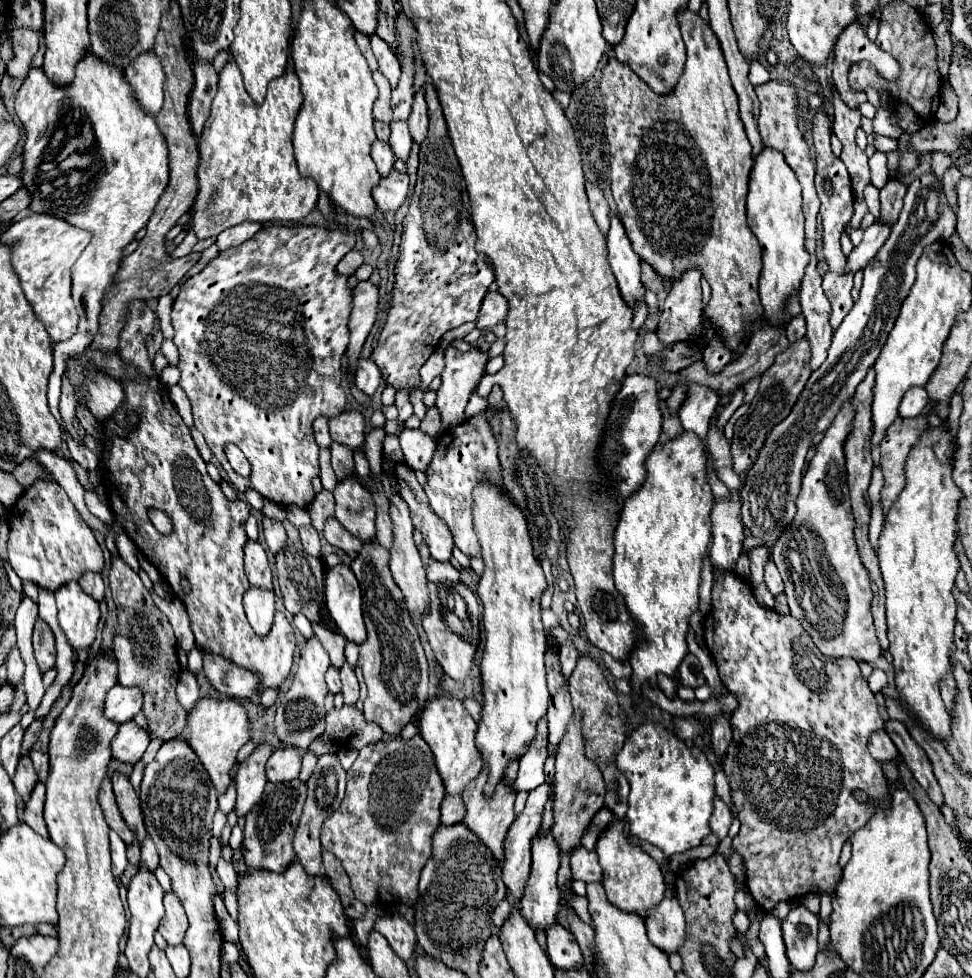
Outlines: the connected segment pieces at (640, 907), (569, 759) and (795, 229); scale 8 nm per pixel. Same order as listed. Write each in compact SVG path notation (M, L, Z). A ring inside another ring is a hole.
M613 820L613 824L609 824L599 834L595 852L597 852L599 864L603 868L603 886L605 886L607 898L613 906L645 916L649 908L653 908L655 904L661 902L663 892L667 888L661 868L647 852L643 852L639 846L633 846L629 842L629 836L625 834L625 824L621 820Z
M573 712L573 716L567 722L567 732L561 738L559 750L557 750L557 762L555 762L555 818L553 818L553 836L559 842L561 852L567 848L581 846L581 836L587 832L591 818L599 808L603 808L603 794L605 794L605 782L601 776L601 770L593 760L585 754L585 738L581 732L581 714Z
M763 146L759 156L753 160L749 174L747 192L747 224L755 238L759 240L763 252L763 270L759 278L758 293L765 302L767 322L779 322L785 316L785 302L793 290L799 290L801 276L805 274L805 264L809 254L805 252L805 228L801 210L801 186L793 170L785 162L783 154Z

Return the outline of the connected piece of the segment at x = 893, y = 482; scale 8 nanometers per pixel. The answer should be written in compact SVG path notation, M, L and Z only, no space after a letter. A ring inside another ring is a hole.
M897 418L889 430L885 432L885 438L881 440L881 470L885 476L885 484L881 490L883 500L883 512L887 512L895 500L895 496L905 486L903 478L903 464L909 456L913 444L919 440L919 434L927 428L927 418Z

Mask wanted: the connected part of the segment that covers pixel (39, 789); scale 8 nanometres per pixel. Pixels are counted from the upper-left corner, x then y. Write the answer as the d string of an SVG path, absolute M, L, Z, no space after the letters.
M37 782L37 786L35 786L27 806L25 806L23 820L35 832L39 832L41 836L47 836L47 826L45 826L45 820L43 820L43 804L45 804L45 786L43 786L43 782Z

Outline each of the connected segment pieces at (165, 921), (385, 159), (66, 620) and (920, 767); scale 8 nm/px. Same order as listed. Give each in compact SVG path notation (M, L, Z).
M173 892L165 894L163 904L165 904L165 916L161 918L159 932L163 934L163 938L167 940L167 944L177 946L177 944L183 942L185 928L187 928L185 912L181 910L181 902L177 900L177 896L173 896Z
M375 140L373 146L371 146L371 158L379 170L381 176L387 176L391 170L393 170L393 152L389 148L387 142L381 142L381 140Z
M76 581L61 586L55 592L55 598L59 608L59 624L63 626L69 644L75 650L91 648L99 624L97 600L85 594Z
M887 720L885 722L885 732L889 734L889 738L893 740L893 744L897 746L903 762L907 764L907 768L913 772L915 780L927 790L929 798L935 804L943 804L943 794L941 794L941 786L937 784L937 778L933 774L931 762L925 754L925 750L911 738L911 734L907 732L907 728L899 722L899 720Z

